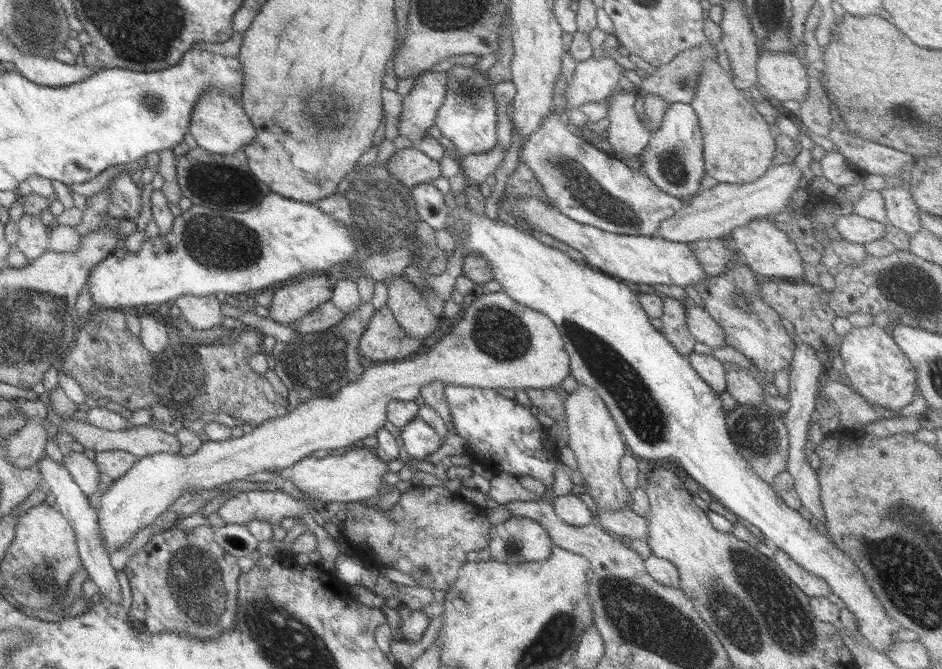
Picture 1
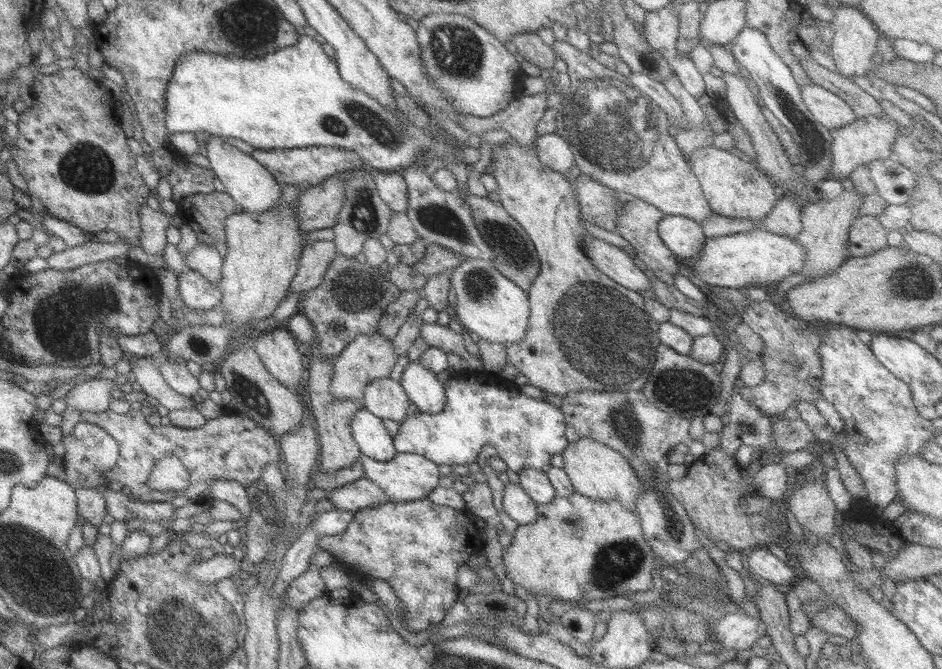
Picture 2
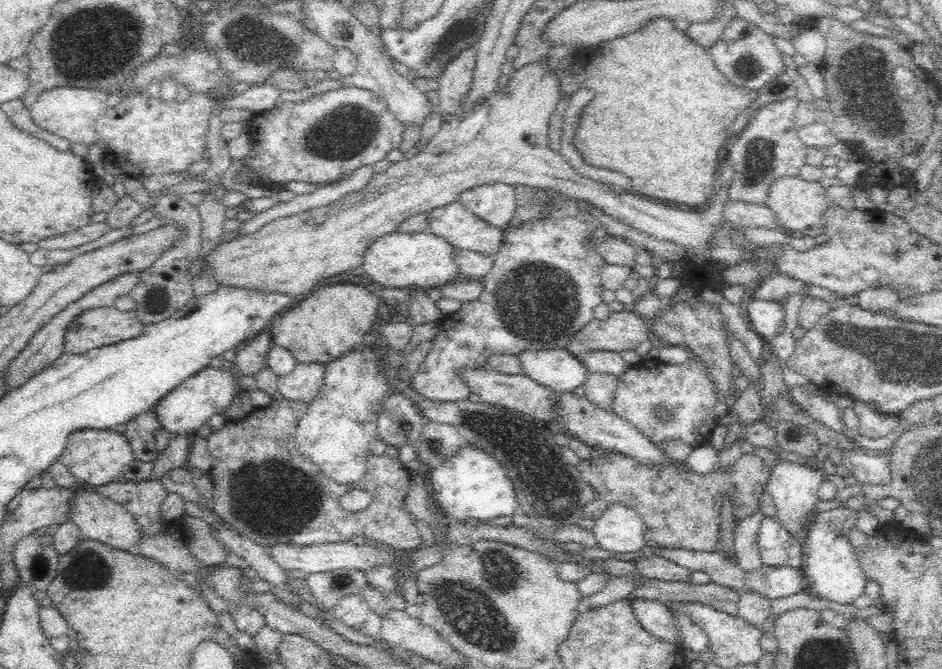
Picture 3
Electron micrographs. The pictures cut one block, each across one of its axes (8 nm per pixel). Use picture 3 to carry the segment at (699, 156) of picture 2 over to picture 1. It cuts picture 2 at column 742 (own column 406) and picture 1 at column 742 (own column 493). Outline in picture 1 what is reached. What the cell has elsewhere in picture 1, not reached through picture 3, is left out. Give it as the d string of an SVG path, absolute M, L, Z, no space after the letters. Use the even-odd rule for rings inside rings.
M707 58L701 62L701 72L697 78L697 86L690 100L690 106L697 116L699 132L703 138L703 168L707 176L714 178L717 183L741 184L759 178L768 166L771 166L774 152L774 138L768 128L765 116L761 116L747 102L743 93L731 82L731 74L724 71L716 58Z

